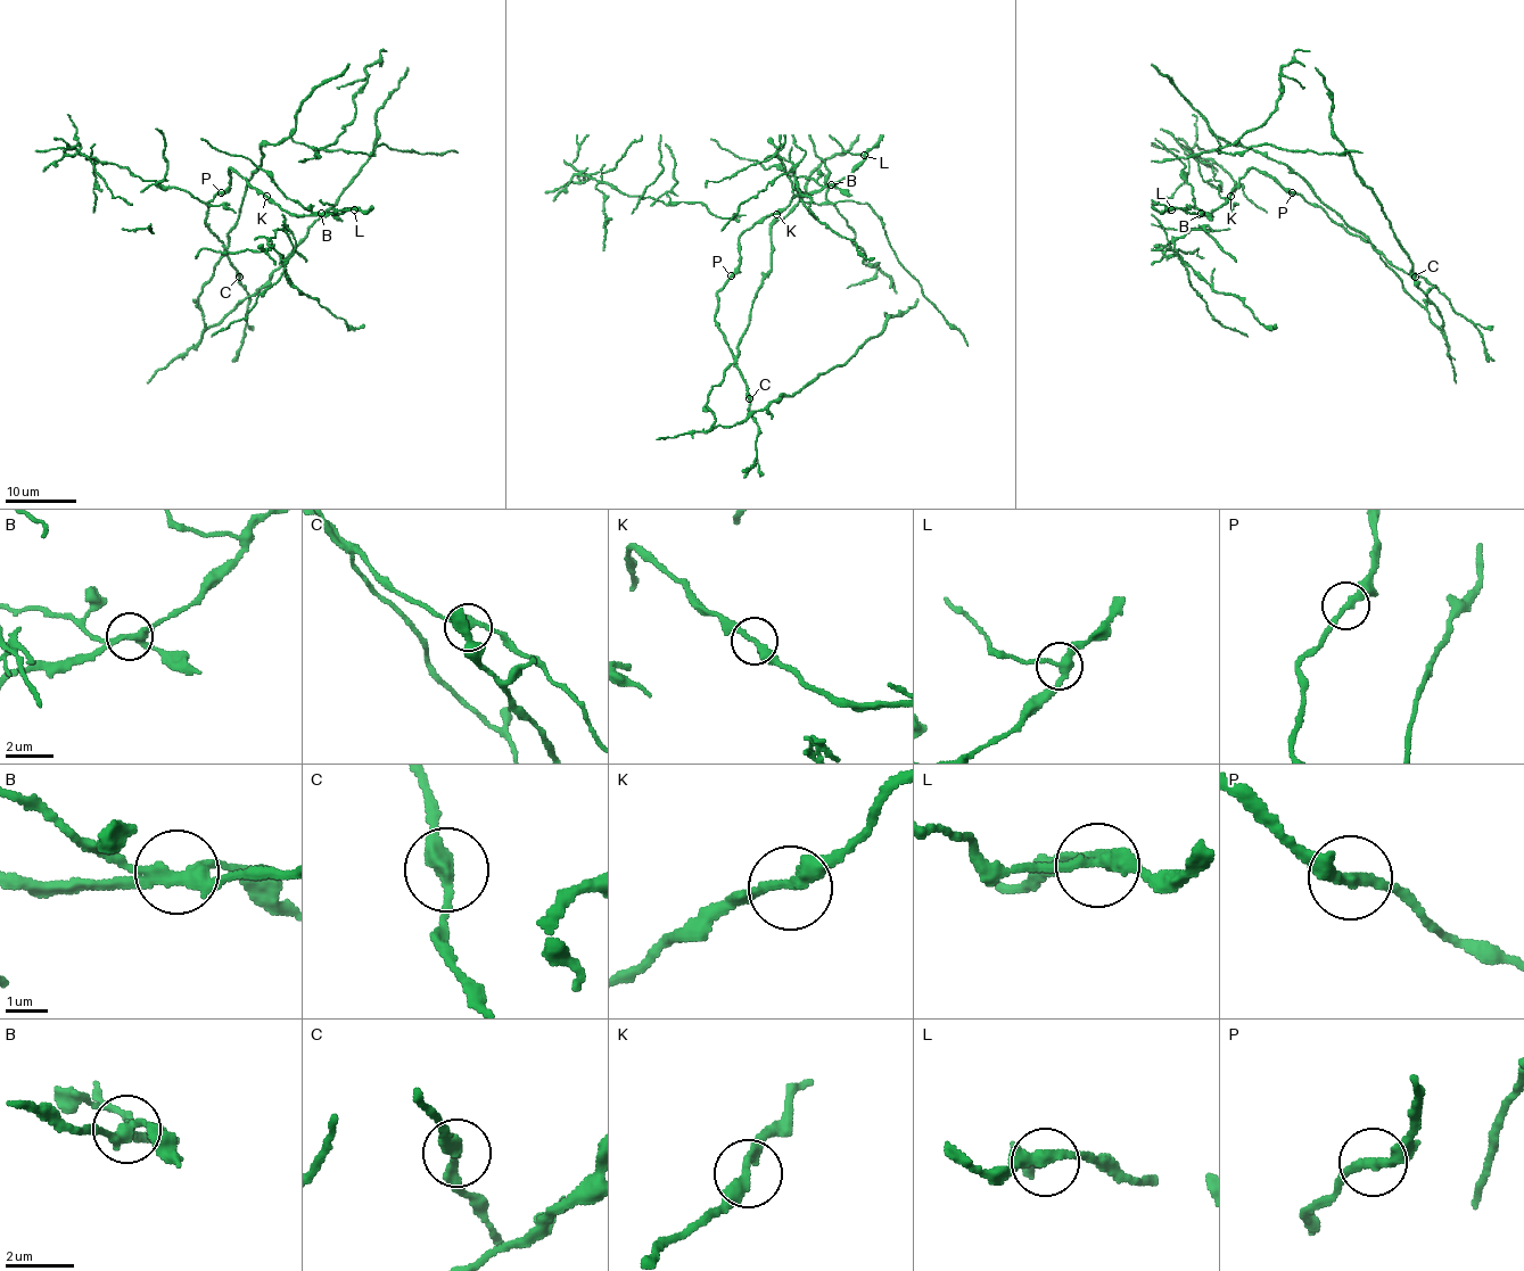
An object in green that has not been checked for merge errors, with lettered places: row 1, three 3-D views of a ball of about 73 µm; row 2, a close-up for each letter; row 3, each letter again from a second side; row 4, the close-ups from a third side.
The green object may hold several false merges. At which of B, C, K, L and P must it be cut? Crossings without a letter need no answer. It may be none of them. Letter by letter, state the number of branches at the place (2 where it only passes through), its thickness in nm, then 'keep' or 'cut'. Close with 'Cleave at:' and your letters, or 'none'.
B: 4 branches meet; 280 nm thick; cut
C: 2 branches meet; 360 nm thick; keep
K: 2 branches meet; 280 nm thick; keep
L: 3 branches meet; 280 nm thick; cut
P: 2 branches meet; 260 nm thick; keep
Cleave at: B, L

